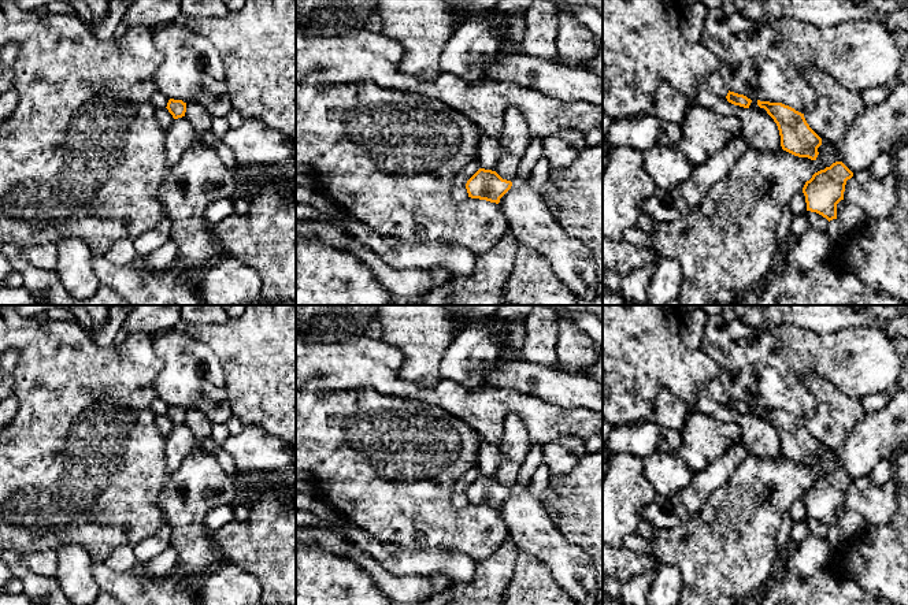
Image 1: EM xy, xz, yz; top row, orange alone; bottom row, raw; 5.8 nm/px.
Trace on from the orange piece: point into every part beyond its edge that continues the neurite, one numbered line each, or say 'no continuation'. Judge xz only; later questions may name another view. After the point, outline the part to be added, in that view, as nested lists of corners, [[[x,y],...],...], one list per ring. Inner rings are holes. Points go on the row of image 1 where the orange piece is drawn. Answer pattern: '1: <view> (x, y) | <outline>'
no continuation

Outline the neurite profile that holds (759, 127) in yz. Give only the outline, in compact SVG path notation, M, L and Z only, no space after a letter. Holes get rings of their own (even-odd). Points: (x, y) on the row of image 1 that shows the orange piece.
M718 73L707 74L697 93L690 100L690 107L704 107L720 115L735 116L742 125L742 133L752 148L764 152L777 152L781 146L781 136L774 119L757 108L744 108L727 101L729 89Z

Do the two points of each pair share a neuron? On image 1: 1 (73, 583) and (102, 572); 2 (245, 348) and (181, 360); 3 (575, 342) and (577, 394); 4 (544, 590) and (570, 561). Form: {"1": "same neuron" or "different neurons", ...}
{"1": "different neurons", "2": "different neurons", "3": "different neurons", "4": "different neurons"}

